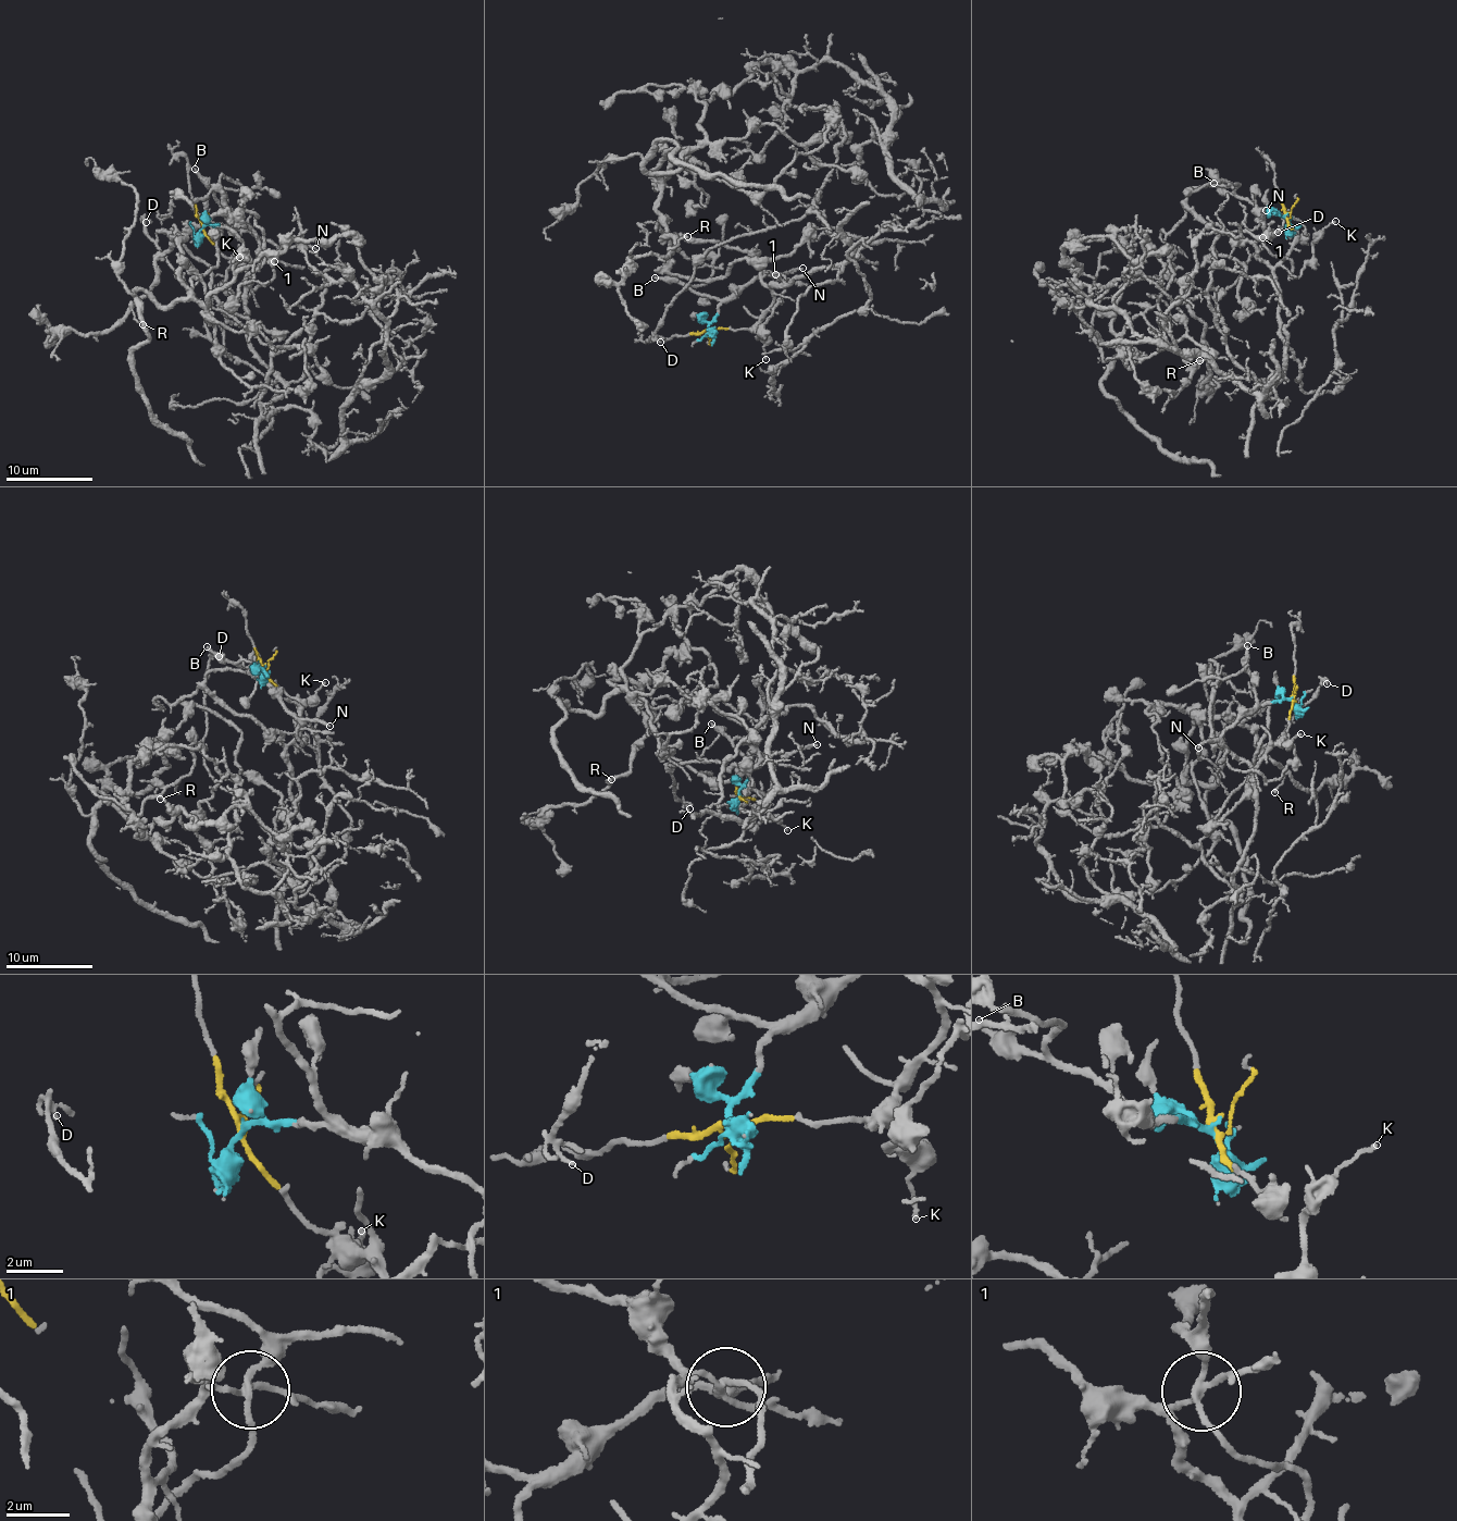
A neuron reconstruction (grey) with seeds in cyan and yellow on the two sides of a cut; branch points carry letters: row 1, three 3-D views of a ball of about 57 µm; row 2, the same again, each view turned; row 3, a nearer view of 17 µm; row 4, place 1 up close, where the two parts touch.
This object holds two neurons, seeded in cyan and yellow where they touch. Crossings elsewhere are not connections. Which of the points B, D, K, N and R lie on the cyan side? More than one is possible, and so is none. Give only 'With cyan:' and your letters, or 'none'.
With cyan: B, K, N

